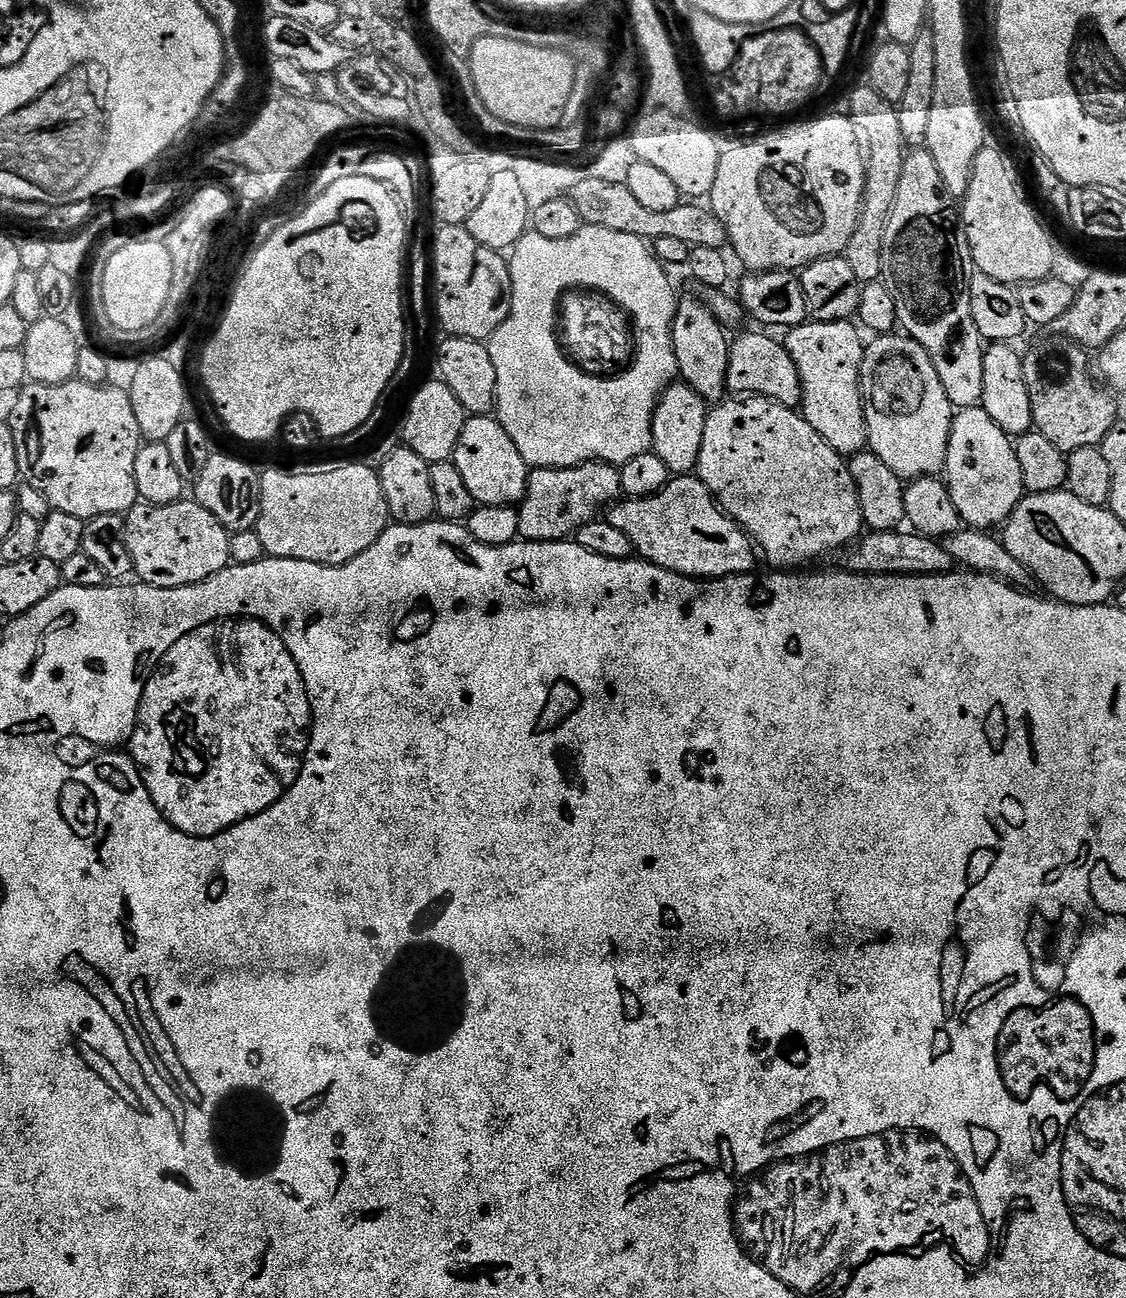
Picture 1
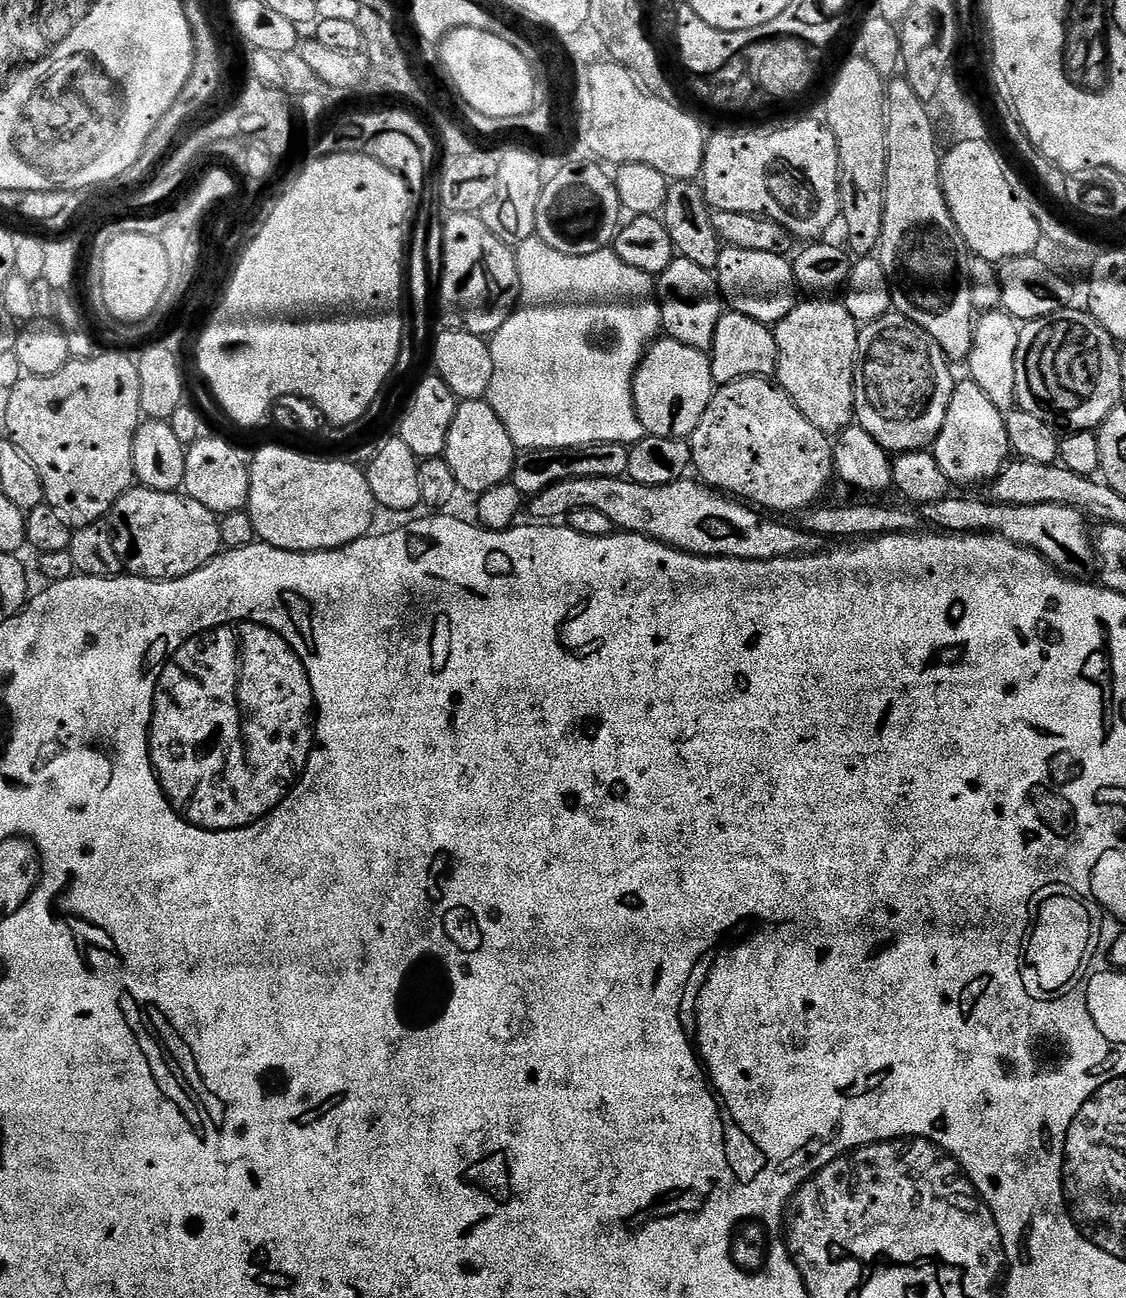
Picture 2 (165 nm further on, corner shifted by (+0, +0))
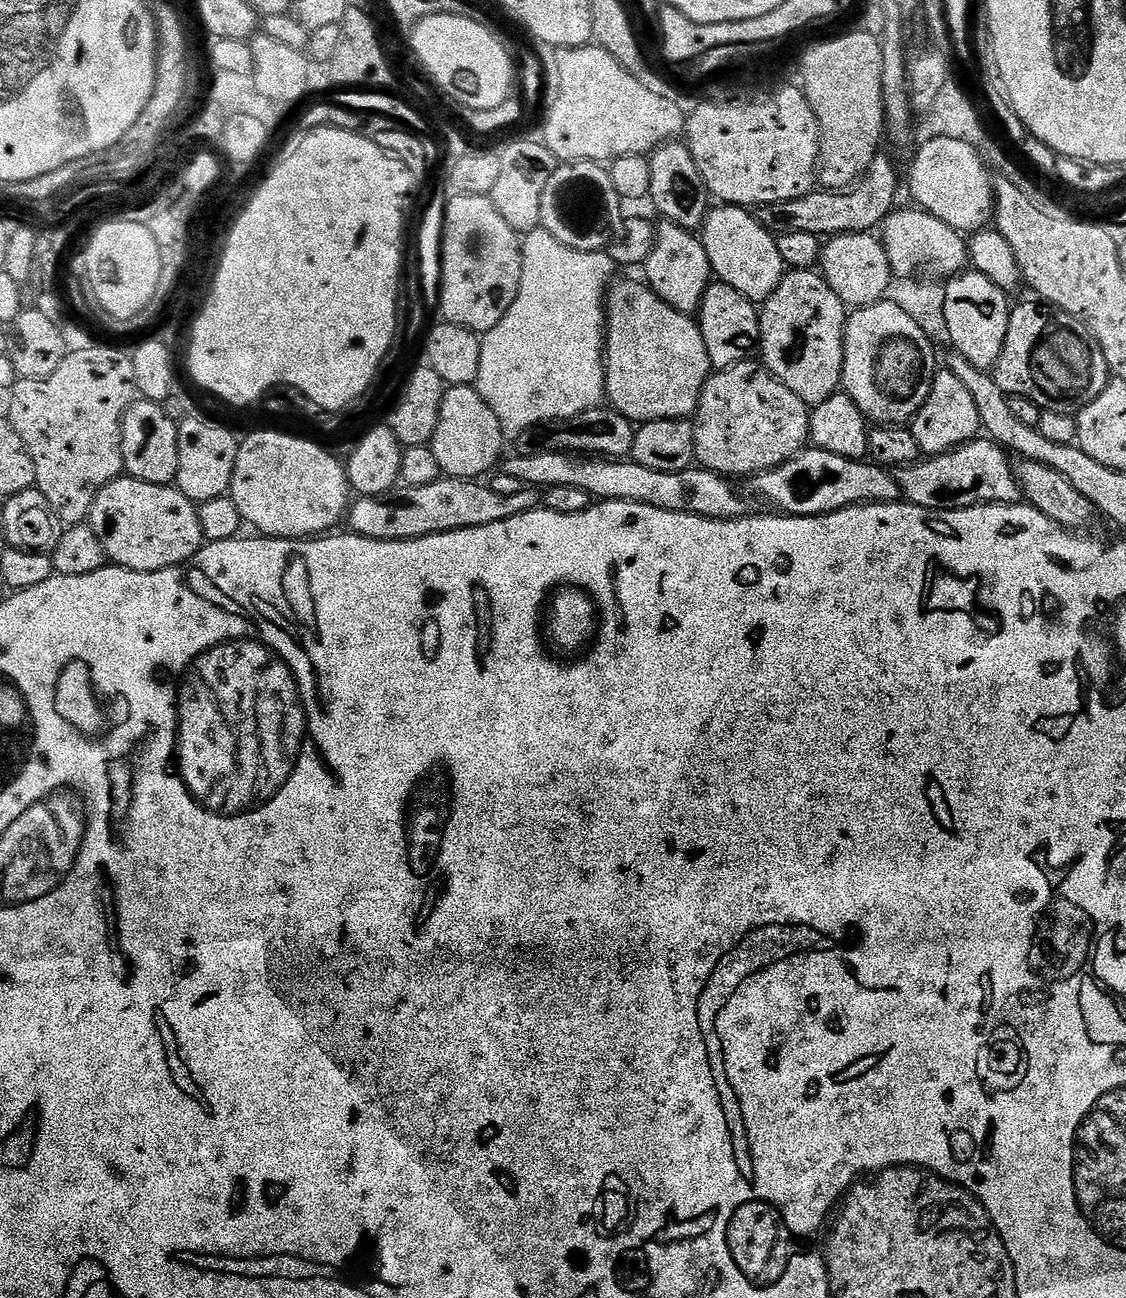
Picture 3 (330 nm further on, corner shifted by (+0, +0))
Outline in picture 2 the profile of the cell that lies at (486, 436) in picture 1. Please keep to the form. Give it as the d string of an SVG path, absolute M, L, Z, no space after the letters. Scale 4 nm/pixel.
M462 400L456 405L454 422L450 422L450 434L446 434L446 446L442 459L454 470L457 489L473 494L490 490L499 484L509 483L512 467L516 461L516 443L506 434L502 418L482 400Z

